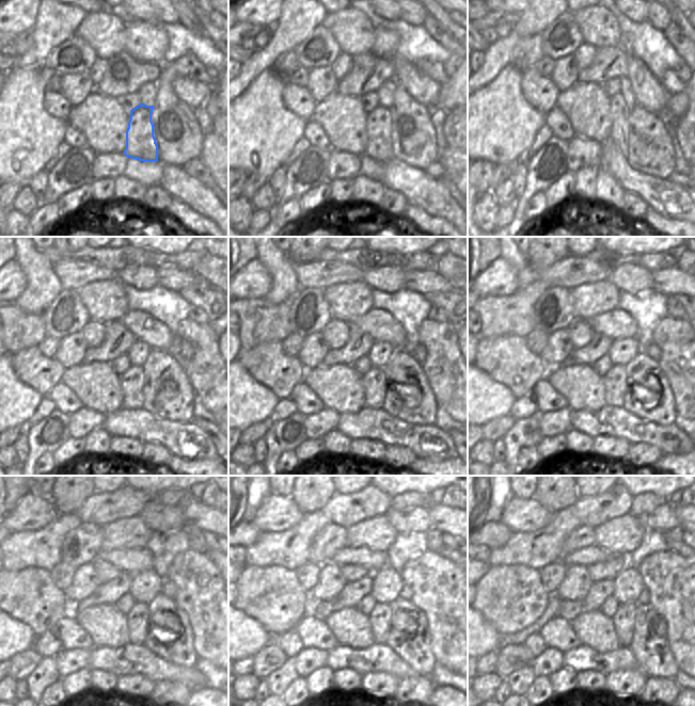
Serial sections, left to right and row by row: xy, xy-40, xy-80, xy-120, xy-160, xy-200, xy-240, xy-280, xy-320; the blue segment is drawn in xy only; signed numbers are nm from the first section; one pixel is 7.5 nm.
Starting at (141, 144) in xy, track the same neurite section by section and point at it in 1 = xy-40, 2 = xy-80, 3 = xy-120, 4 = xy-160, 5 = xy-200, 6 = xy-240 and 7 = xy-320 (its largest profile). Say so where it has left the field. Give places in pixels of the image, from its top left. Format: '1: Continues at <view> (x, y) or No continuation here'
1: Continues at xy-40 (378, 147)
2: Continues at xy-80 (607, 145)
3: Continues at xy-120 (131, 382)
4: Continues at xy-160 (374, 382)
5: Continues at xy-200 (615, 381)
6: Continues at xy-240 (138, 619)
7: Continues at xy-320 (624, 619)

